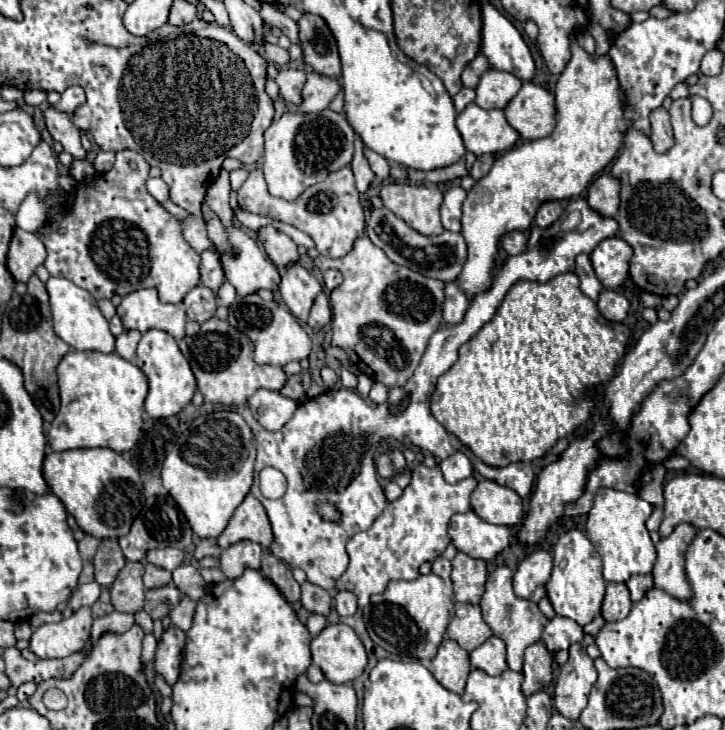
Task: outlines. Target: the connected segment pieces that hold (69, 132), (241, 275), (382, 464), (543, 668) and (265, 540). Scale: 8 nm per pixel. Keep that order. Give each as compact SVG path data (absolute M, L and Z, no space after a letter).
M50 106L44 112L46 118L46 128L50 132L50 136L60 142L64 146L66 152L70 152L76 160L84 160L86 158L86 150L80 144L80 130L74 126L72 116L68 112L62 112L54 106Z
M206 204L202 206L202 212L204 212L208 236L222 254L222 266L224 266L224 272L226 272L226 280L230 280L230 284L236 288L236 292L240 296L248 296L248 294L254 294L260 288L276 290L278 284L280 284L280 274L278 274L276 266L270 262L270 258L266 256L266 252L256 244L256 240L250 238L246 232L242 232L238 226L232 228L232 230L226 230L220 224L218 216Z
M380 454L376 458L376 468L378 468L378 474L382 478L392 478L394 476L394 466L392 466L392 460L388 454Z
M534 642L526 648L524 656L524 682L522 692L524 696L534 694L536 690L546 688L552 682L552 656L544 648L544 642Z
M248 494L236 508L226 530L216 538L216 544L220 546L220 550L226 550L240 540L258 542L262 548L268 548L272 542L272 528L266 510L252 494Z

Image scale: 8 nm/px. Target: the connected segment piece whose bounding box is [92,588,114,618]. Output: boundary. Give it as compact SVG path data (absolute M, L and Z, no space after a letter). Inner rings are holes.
M104 588L102 594L100 594L100 598L96 600L96 604L92 606L94 618L98 618L98 616L106 616L106 614L110 614L112 610L114 610L114 606L110 604L110 592Z

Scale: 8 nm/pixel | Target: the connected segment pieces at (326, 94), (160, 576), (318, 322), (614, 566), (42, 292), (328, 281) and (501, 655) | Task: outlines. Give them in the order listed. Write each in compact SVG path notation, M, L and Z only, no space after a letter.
M308 70L308 80L302 90L302 104L298 106L300 112L322 112L330 106L334 96L340 92L338 80L324 78L312 70Z
M146 564L146 570L144 570L144 588L146 590L160 588L160 586L166 586L170 582L172 582L172 572L156 568L154 564Z
M320 292L320 296L316 296L314 300L314 306L310 310L310 316L306 320L306 324L312 328L312 330L322 330L332 318L332 312L330 312L330 302L328 302L328 296L324 292Z
M600 488L594 498L594 506L588 512L586 536L596 546L602 558L602 570L606 582L626 582L634 574L650 574L656 562L656 550L644 526L652 514L652 504L642 500L638 494L620 492L614 488Z
M32 274L30 280L28 280L28 294L32 294L32 296L34 296L36 300L40 300L40 302L48 302L46 286L44 286L44 282L38 280L36 274Z
M326 270L324 272L324 284L326 284L326 288L328 290L334 290L334 288L338 288L340 284L342 284L342 274L338 272L338 270Z
M496 636L488 638L484 644L470 652L470 662L474 668L480 668L490 676L500 676L508 668L504 642Z

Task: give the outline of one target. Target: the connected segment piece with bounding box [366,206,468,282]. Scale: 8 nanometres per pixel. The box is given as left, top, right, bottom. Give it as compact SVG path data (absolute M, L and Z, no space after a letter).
M374 208L370 214L370 220L366 222L366 234L368 238L384 250L384 254L400 266L412 268L414 272L420 272L428 278L438 278L442 282L452 282L458 278L458 274L462 272L464 260L466 260L466 240L462 234L456 232L448 232L444 230L438 236L424 236L420 232L416 232L414 228L410 228L404 220L400 220L394 212L390 212L388 208Z

